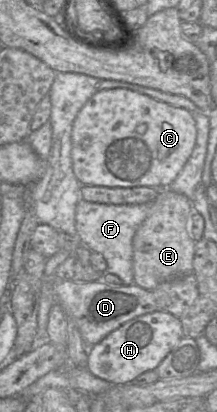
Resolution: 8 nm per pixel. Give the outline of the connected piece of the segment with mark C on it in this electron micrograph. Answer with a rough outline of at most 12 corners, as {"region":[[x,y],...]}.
{"region":[[126,88],[74,119],[81,185],[166,189],[193,113]]}

